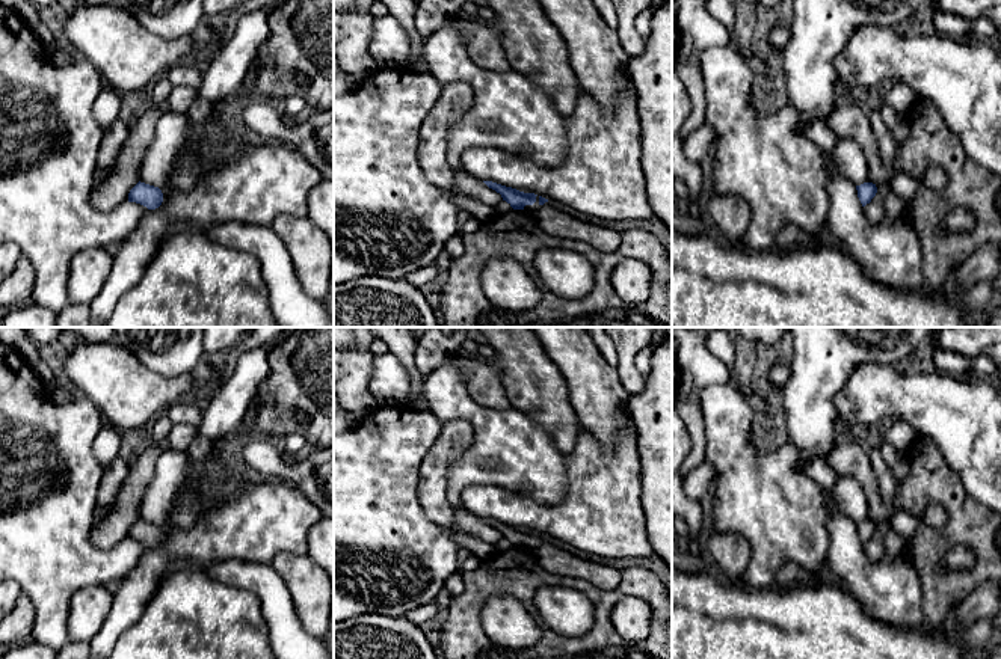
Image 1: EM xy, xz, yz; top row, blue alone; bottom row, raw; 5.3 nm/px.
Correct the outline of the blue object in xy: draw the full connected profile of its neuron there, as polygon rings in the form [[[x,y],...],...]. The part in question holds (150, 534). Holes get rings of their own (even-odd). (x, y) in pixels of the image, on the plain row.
[[[137,520],[128,531],[128,540],[136,540],[148,547],[156,547],[162,543],[163,540],[163,531],[159,525],[145,522],[145,520]]]

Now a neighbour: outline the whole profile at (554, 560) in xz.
[[[550,540],[539,543],[539,546],[533,550],[533,553],[537,562],[547,572],[559,575],[559,576],[571,576],[574,579],[584,579],[590,585],[602,591],[614,590],[622,581],[621,570],[614,567],[608,567],[605,564],[578,558],[554,546]]]

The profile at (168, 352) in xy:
[[[115,327],[113,338],[163,377],[190,372],[205,354],[202,339],[204,327]]]

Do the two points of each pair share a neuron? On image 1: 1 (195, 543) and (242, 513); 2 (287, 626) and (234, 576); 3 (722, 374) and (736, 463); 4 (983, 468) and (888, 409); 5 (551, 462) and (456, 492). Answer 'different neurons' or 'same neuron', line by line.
1: same neuron
2: same neuron
3: different neurons
4: same neuron
5: same neuron

